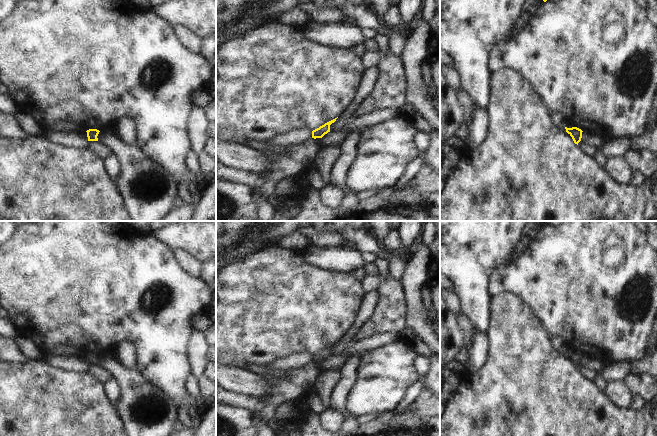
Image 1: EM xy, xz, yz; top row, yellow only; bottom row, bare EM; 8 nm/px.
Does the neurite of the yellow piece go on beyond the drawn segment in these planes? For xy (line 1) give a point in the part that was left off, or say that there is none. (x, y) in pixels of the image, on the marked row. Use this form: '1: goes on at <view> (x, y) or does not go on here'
1: does not go on here

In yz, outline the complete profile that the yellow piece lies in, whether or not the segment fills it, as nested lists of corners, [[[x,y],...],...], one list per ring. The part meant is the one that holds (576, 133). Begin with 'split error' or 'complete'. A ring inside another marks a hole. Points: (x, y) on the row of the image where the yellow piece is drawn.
complete; [[[565,127],[566,132],[572,137],[575,144],[578,145],[578,143],[581,141],[582,138],[582,130],[577,127],[567,128]]]

